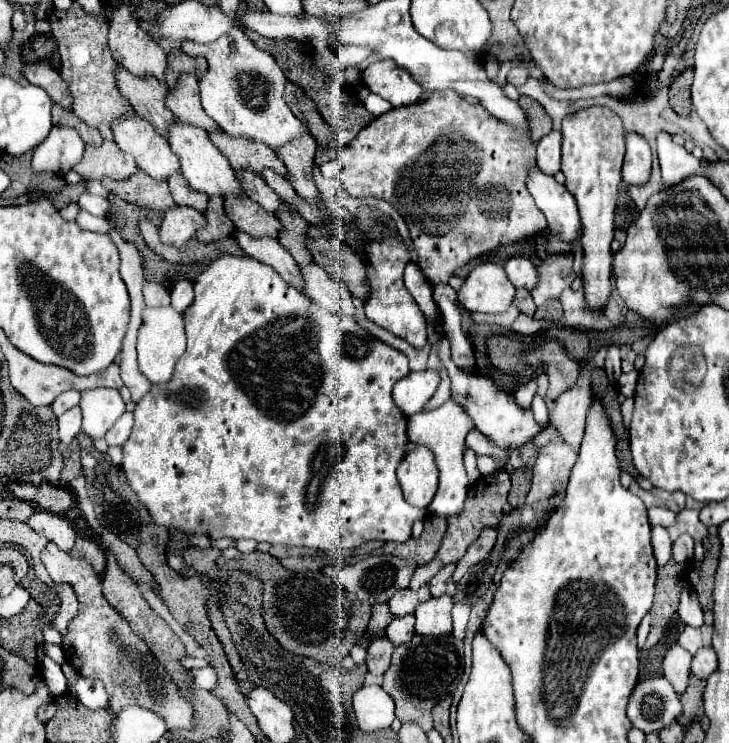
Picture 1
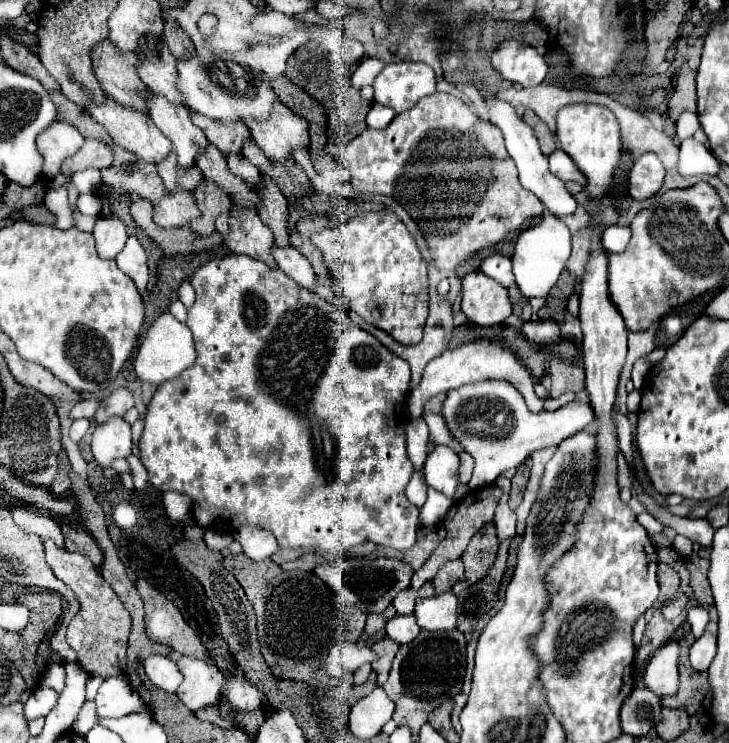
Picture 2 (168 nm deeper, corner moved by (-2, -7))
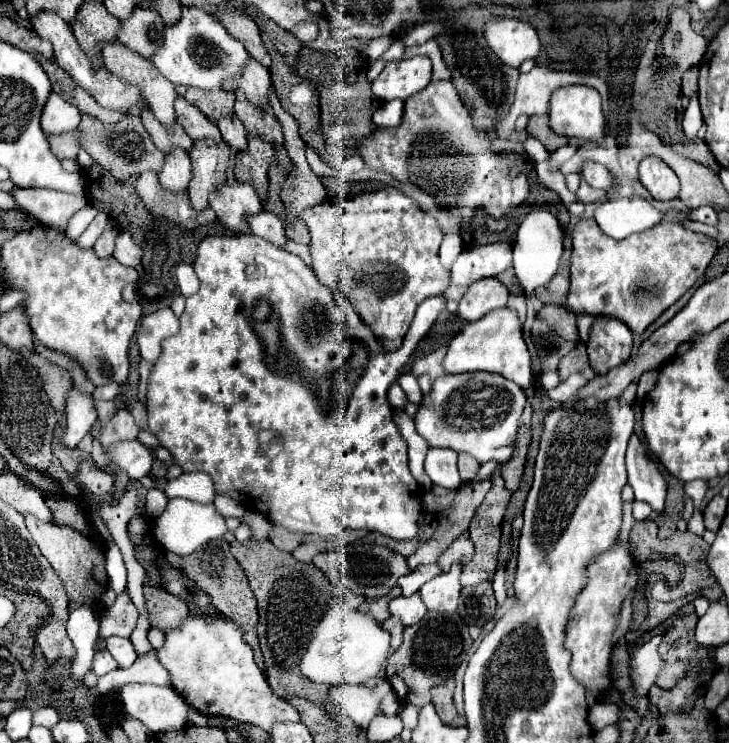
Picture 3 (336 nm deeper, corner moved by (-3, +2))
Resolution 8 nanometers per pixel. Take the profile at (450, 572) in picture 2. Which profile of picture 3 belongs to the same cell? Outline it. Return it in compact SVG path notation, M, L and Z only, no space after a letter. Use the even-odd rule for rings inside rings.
M463 533L463 535L459 535L445 551L443 551L443 555L439 557L439 567L443 569L443 571L447 571L451 565L455 565L455 563L459 563L459 565L467 565L469 561L471 561L471 557L473 557L473 545L471 545L471 541L469 541L469 533Z

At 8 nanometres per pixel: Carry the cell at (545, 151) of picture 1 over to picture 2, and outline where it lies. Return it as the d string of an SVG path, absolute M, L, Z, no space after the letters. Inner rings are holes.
M556 150L554 154L548 156L550 162L550 170L564 182L574 180L578 184L584 186L584 176L580 174L580 170L576 170L576 164L572 162L572 158L568 158L568 154L564 154L564 150Z

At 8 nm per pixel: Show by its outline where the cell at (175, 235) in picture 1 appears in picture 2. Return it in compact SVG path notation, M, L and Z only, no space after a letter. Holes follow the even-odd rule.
M176 190L176 194L166 194L154 206L154 220L164 228L178 228L190 224L200 212L196 208L194 196L188 190Z

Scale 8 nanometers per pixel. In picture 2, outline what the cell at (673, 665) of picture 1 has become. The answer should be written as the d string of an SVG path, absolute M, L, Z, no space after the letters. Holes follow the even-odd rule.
M668 642L658 648L644 670L646 686L660 696L676 694L678 690L678 644Z

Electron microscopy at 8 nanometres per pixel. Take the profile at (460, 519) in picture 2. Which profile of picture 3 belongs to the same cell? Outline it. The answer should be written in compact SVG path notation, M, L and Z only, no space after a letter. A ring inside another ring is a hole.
M479 481L471 483L461 489L455 503L439 513L439 527L433 533L429 541L425 541L411 557L407 557L409 569L417 569L419 565L431 565L437 563L439 555L461 535L469 529L469 523L475 515L475 509L485 499L487 491L491 489L491 481Z

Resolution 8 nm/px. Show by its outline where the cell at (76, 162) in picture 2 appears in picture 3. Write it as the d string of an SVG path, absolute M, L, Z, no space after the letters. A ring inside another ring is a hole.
M67 133L63 137L47 137L51 151L57 155L57 159L75 159L77 153L83 149L81 145L81 133Z

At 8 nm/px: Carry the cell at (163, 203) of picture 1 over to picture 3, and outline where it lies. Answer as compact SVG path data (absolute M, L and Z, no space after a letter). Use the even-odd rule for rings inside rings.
M133 115L123 117L121 121L117 121L113 125L101 123L93 117L83 117L79 131L85 137L85 151L119 181L129 181L131 175L141 175L145 171L159 173L163 169L165 155L153 145L153 141L151 141L149 133L145 131L139 117L133 117Z

